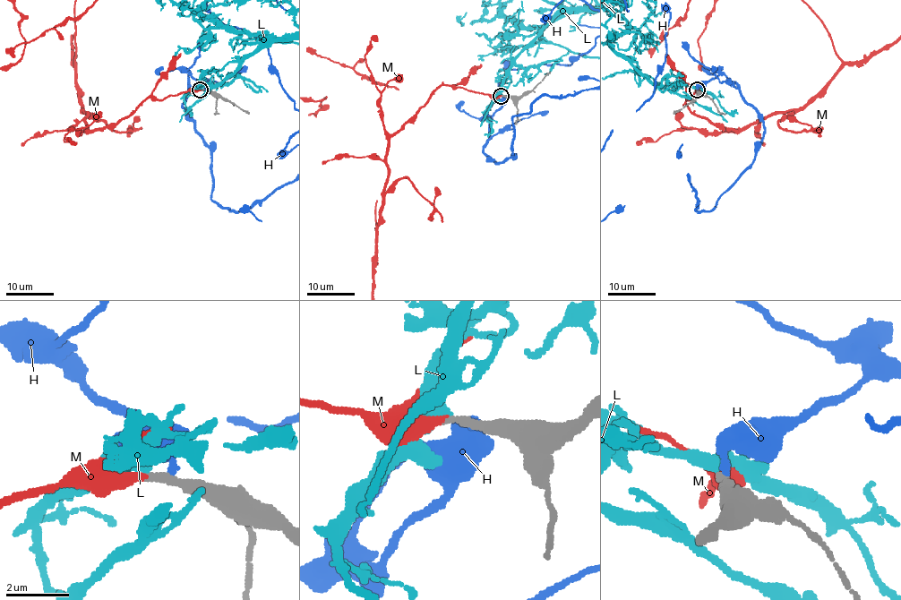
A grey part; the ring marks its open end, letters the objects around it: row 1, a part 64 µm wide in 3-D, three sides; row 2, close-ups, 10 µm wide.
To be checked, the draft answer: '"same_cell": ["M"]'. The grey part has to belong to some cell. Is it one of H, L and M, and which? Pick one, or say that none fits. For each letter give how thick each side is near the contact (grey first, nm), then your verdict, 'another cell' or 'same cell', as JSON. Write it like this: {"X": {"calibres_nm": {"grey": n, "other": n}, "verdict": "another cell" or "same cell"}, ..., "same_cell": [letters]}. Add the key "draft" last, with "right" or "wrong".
{"H": {"calibres_nm": {"grey": 440, "other": 240}, "verdict": "another cell"}, "L": {"calibres_nm": {"grey": 280, "other": 280}, "verdict": "another cell"}, "M": {"calibres_nm": {"grey": 280, "other": 400}, "verdict": "same cell"}, "same_cell": ["M"], "draft": "right"}

